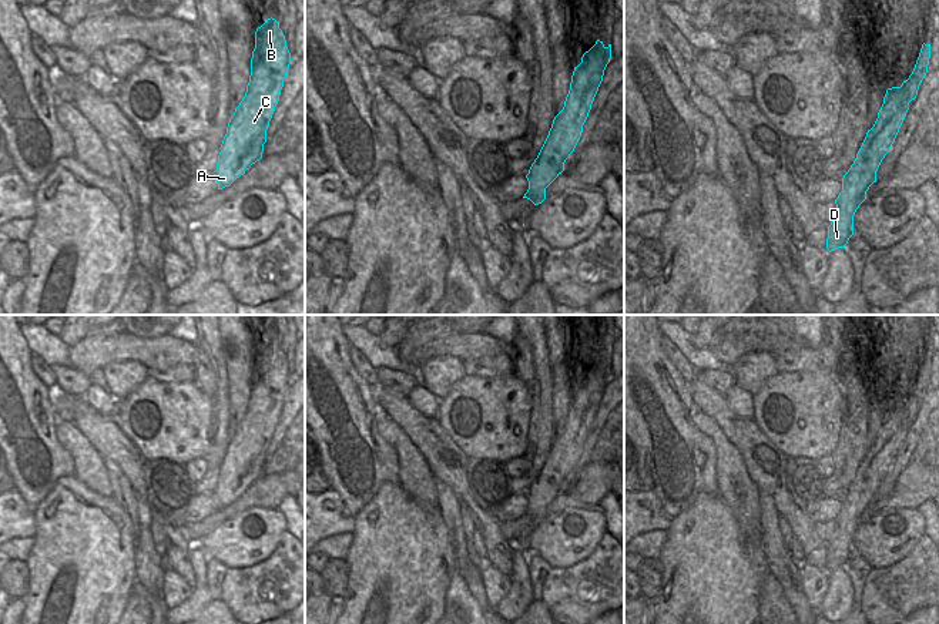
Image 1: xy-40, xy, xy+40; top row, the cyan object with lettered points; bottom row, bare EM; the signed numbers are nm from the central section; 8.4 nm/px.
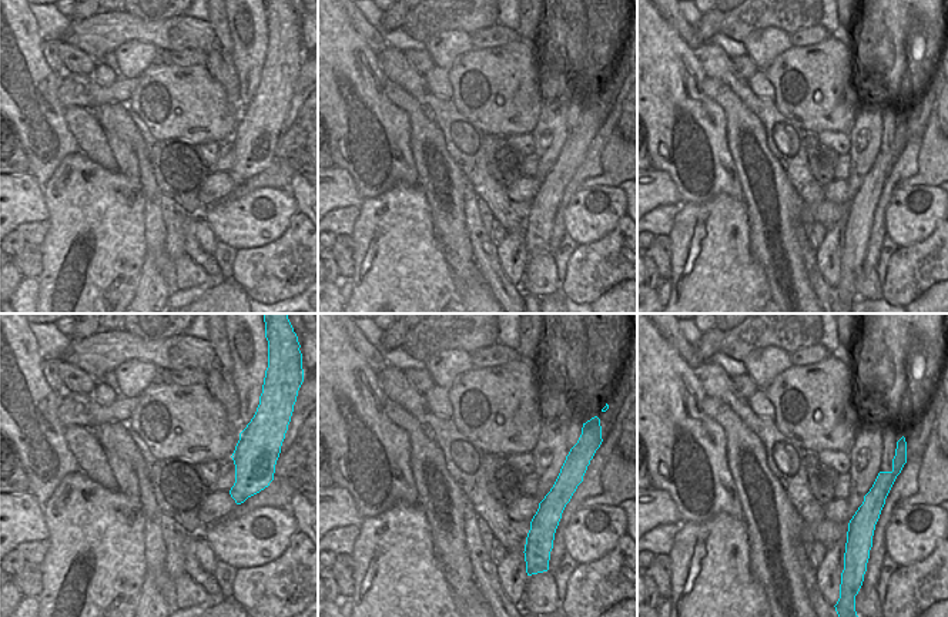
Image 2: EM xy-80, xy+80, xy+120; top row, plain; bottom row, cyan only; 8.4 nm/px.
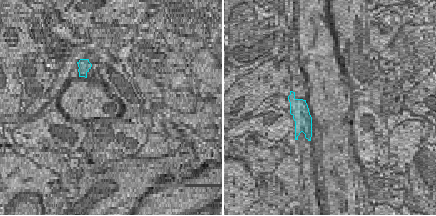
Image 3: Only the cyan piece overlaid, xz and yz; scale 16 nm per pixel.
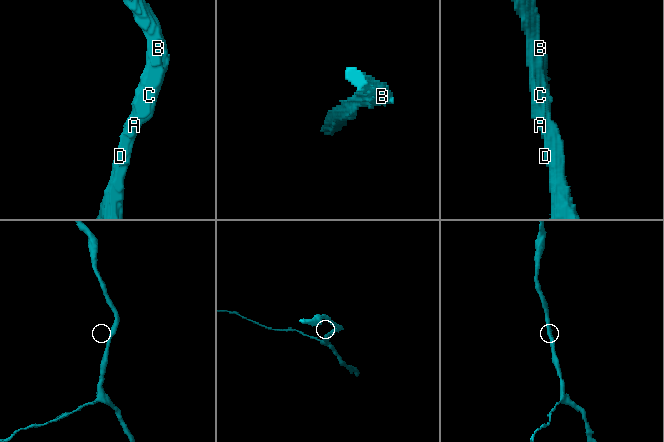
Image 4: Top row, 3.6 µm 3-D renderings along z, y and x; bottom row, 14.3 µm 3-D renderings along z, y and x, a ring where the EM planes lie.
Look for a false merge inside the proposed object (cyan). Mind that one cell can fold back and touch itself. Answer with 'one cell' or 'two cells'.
one cell

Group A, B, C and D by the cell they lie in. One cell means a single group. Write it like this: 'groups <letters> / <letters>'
groups A B C D

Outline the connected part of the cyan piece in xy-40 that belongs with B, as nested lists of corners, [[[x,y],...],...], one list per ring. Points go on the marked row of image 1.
[[[268,19],[255,31],[247,93],[229,118],[217,170],[212,172],[218,189],[229,187],[262,158],[266,130],[279,101],[291,60],[279,21]]]

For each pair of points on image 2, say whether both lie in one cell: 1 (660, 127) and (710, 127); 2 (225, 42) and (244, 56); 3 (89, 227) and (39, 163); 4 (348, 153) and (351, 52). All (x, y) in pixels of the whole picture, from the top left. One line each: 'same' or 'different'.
1: same
2: different
3: different
4: same

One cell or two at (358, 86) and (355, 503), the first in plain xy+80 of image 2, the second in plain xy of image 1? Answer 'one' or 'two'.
one

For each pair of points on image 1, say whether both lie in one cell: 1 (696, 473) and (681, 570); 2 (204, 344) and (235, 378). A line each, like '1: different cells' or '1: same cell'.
1: different cells
2: different cells

